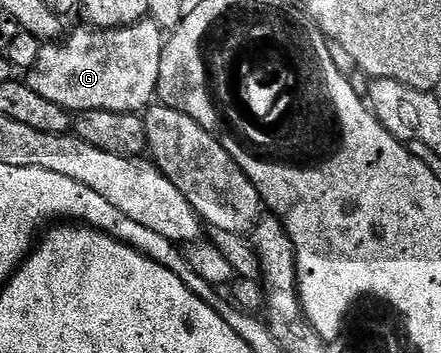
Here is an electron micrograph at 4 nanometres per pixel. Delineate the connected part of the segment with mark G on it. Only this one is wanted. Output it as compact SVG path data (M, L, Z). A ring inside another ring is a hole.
M152 20L135 22L131 26L123 26L120 30L86 29L75 30L72 34L70 31L58 44L48 45L45 56L39 57L37 62L26 71L27 86L33 88L37 96L45 96L45 100L53 100L53 104L61 104L61 108L72 112L104 110L139 114L146 111L152 105L159 88L165 31Z

